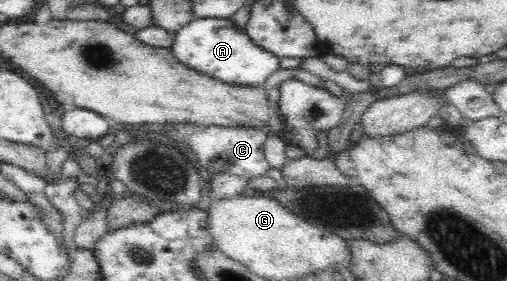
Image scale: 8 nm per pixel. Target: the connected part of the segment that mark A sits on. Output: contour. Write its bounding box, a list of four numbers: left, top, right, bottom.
[168,18,280,88]

